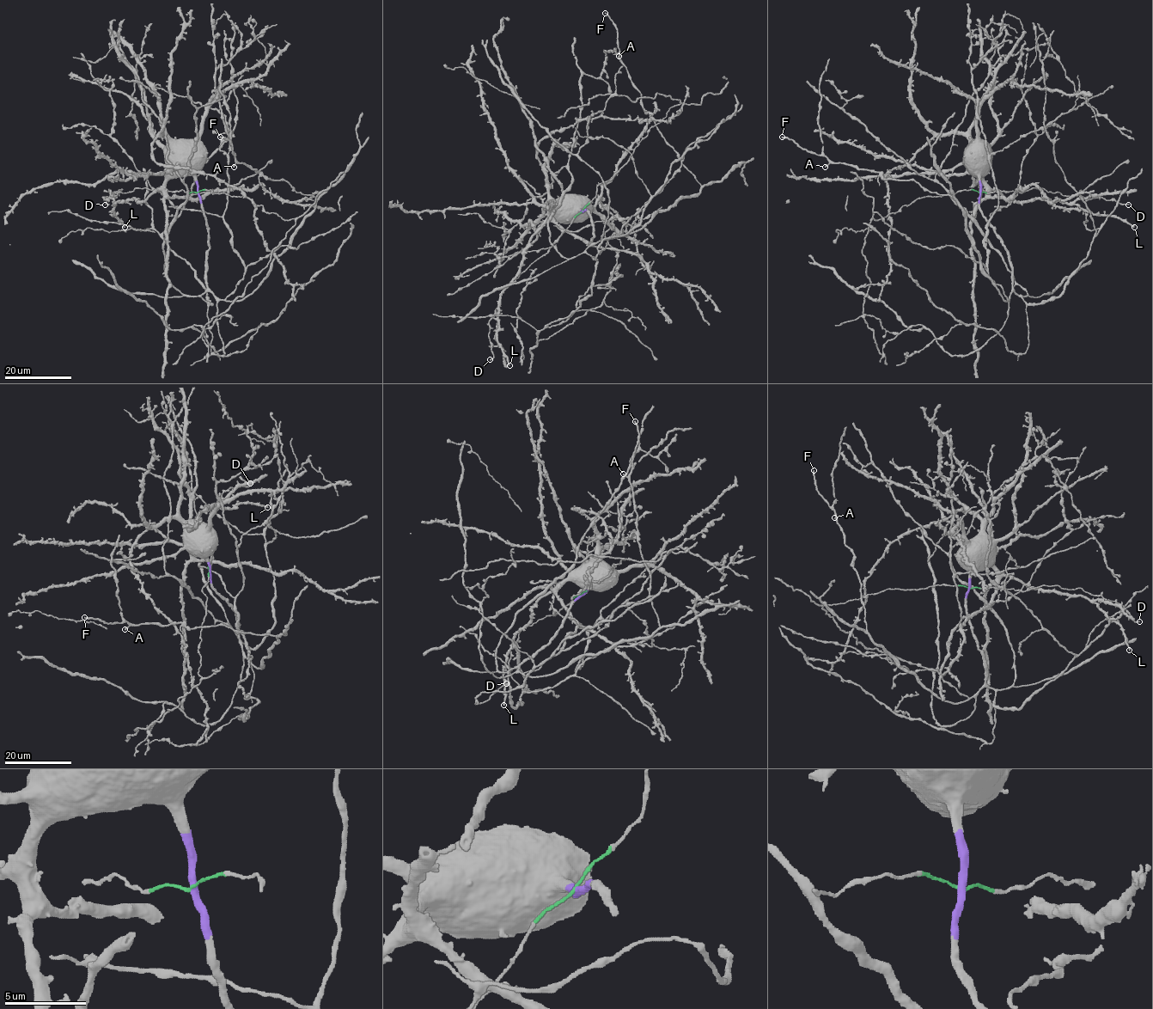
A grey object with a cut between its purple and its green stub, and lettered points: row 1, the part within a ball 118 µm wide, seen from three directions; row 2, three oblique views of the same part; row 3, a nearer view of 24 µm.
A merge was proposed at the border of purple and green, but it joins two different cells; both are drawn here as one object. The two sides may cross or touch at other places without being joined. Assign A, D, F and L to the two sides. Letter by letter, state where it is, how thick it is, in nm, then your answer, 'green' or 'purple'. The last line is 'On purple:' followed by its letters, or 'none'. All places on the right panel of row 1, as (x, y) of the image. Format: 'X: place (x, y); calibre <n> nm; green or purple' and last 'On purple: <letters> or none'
A: place (825, 167); calibre 280 nm; purple
D: place (1128, 204); calibre 180 nm; green
F: place (782, 137); calibre 260 nm; purple
L: place (1134, 227); calibre 280 nm; purple
On purple: A, F, L

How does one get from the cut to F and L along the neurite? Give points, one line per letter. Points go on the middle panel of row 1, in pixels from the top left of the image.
F: (582, 210), (596, 243), (640, 229), (701, 186), (643, 109), (605, 12)
L: (582, 210), (554, 212), (544, 223), (524, 252), (519, 274), (502, 294), (497, 341), (509, 364)

